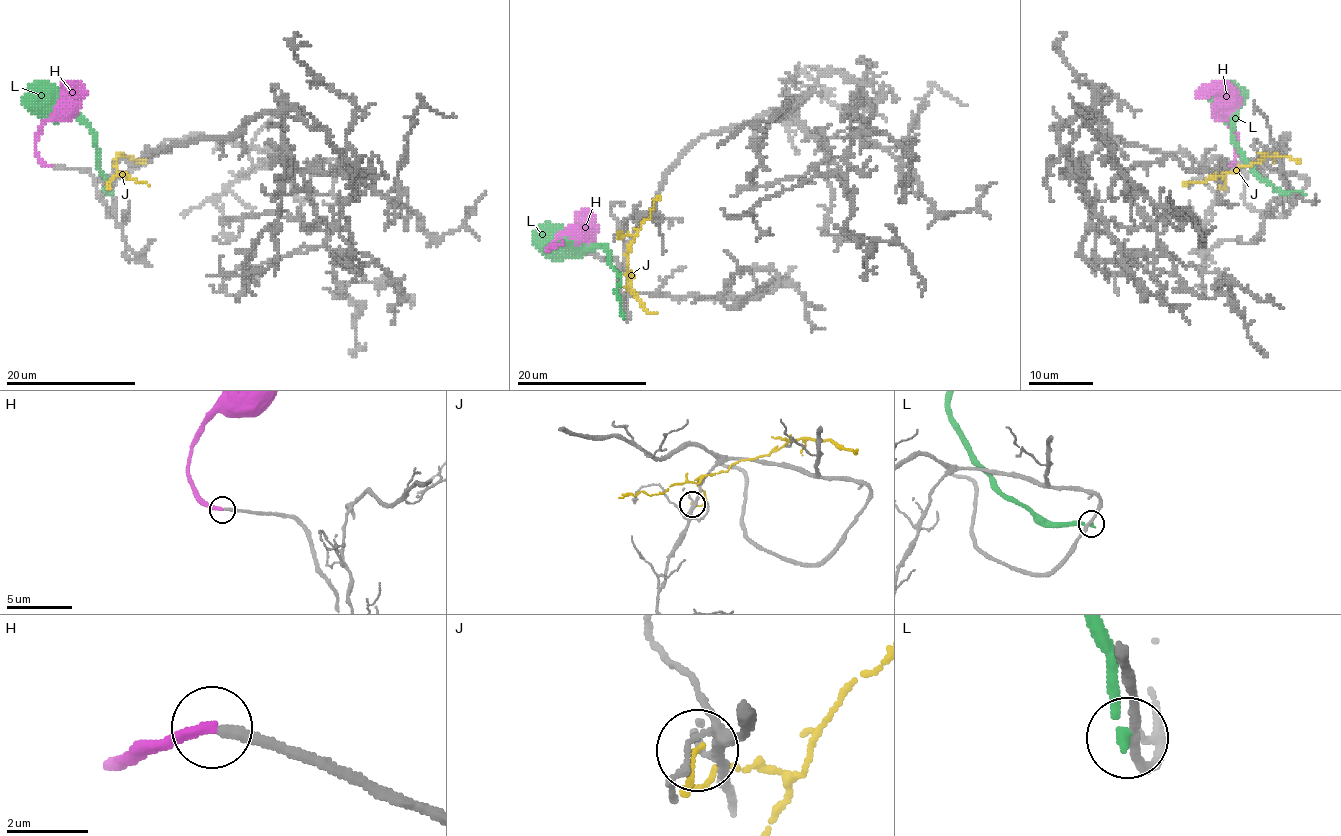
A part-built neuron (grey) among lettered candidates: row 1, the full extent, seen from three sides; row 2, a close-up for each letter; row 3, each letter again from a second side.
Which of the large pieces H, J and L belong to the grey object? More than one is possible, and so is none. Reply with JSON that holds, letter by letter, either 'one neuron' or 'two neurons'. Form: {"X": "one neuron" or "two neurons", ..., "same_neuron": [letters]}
{"H": "one neuron", "J": "two neurons", "L": "two neurons", "same_neuron": ["H"]}

